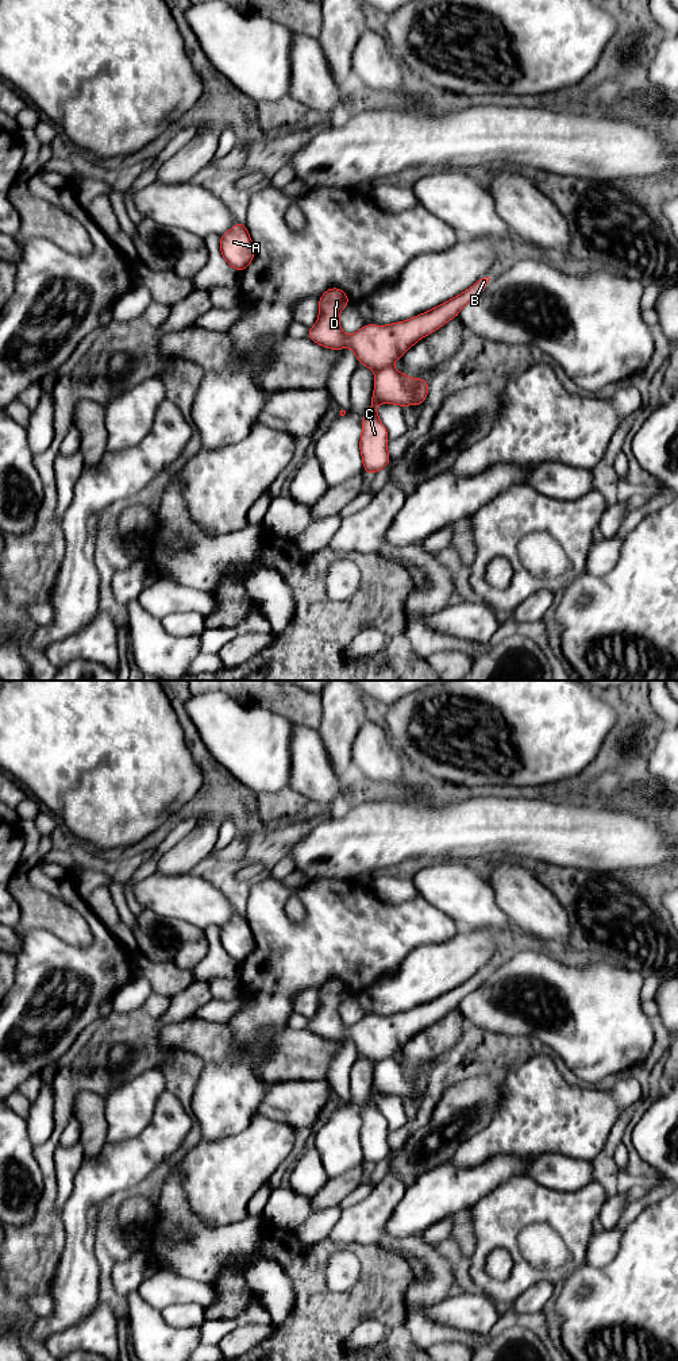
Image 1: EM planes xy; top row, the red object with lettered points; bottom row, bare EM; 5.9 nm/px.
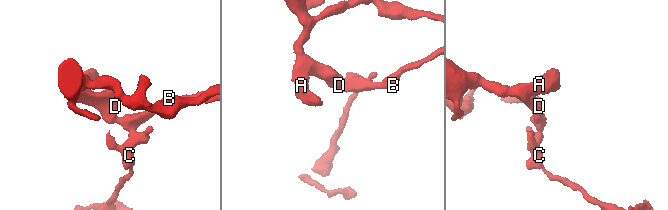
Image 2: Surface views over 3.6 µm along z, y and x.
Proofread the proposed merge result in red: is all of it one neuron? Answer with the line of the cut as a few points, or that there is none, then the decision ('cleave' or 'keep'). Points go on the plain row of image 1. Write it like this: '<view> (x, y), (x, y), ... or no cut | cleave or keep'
xy (390, 1057), (376, 1063) | cleave

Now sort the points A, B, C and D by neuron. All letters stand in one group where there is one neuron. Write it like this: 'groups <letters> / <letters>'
groups A B D / C

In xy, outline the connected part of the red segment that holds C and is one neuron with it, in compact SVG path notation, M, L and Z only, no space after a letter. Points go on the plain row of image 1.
M393 1059L375 1063L371 1098L362 1110L359 1141L363 1161L377 1164L390 1154L388 1145L388 1122L377 1106L377 1095L396 1095L400 1098L421 1096L428 1086L428 1073L423 1069L409 1069Z

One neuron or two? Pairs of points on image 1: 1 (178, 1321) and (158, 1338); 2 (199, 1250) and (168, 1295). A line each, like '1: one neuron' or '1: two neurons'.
1: two neurons
2: two neurons

